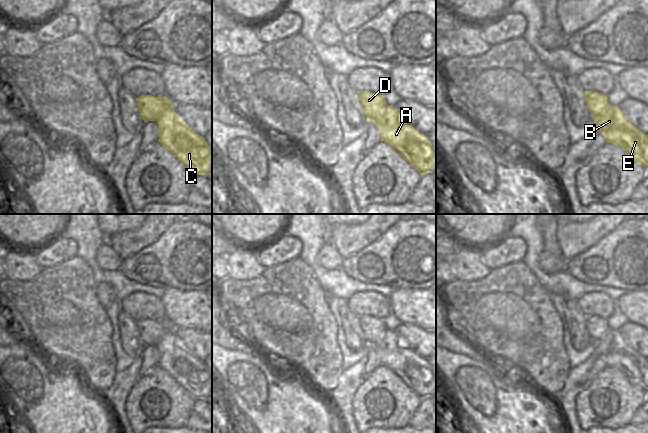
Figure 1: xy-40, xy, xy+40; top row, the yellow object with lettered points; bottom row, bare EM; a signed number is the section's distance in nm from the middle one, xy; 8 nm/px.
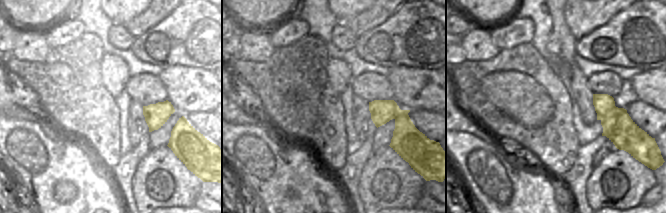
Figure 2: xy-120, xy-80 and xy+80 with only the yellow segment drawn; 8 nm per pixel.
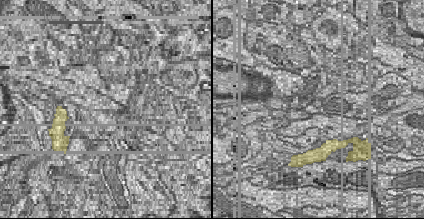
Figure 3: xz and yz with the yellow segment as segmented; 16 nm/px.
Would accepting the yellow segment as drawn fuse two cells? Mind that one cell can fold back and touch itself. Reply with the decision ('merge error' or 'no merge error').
merge error

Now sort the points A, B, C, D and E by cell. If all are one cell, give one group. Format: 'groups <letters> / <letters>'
groups A B C E / D

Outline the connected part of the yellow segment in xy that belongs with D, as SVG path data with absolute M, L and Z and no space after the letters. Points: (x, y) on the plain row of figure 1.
M370 315L359 317L359 324L369 346L377 343L387 330L384 320Z

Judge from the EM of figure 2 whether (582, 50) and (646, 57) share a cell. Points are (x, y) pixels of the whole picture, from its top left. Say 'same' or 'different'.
same

